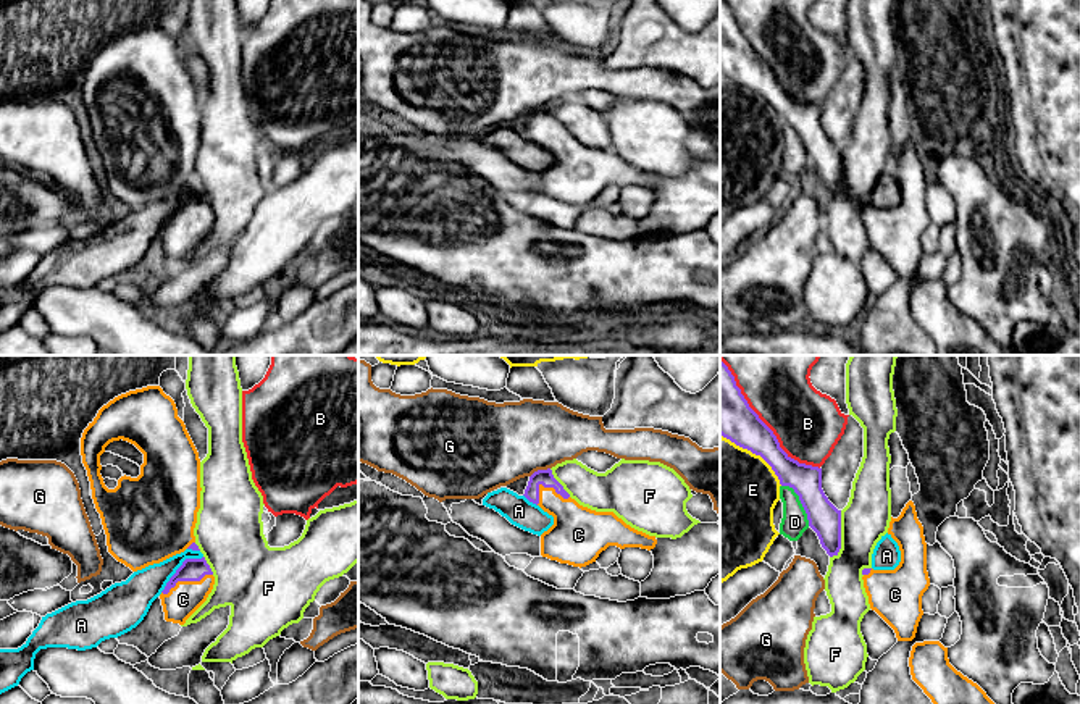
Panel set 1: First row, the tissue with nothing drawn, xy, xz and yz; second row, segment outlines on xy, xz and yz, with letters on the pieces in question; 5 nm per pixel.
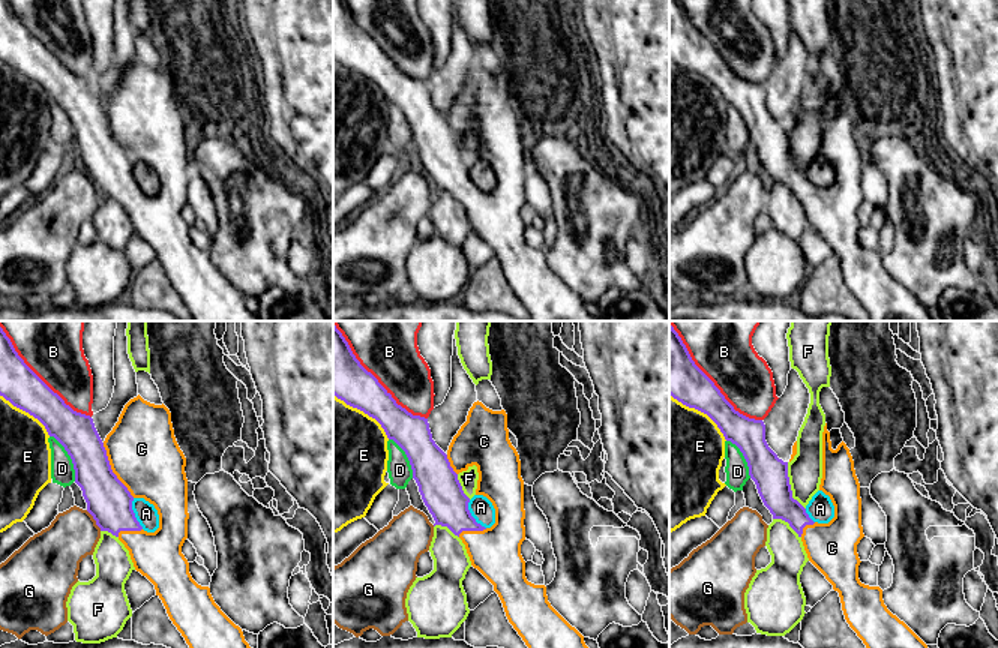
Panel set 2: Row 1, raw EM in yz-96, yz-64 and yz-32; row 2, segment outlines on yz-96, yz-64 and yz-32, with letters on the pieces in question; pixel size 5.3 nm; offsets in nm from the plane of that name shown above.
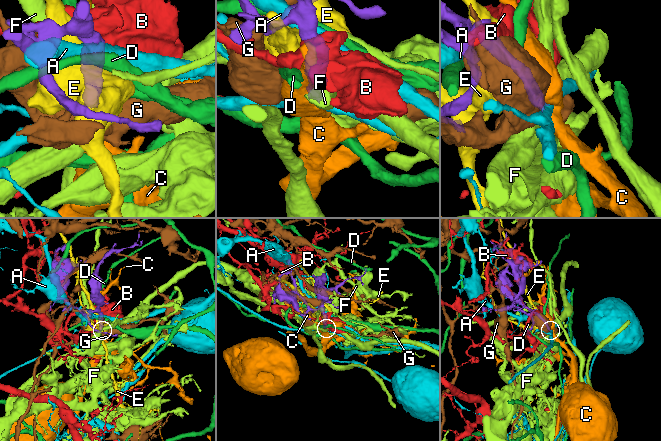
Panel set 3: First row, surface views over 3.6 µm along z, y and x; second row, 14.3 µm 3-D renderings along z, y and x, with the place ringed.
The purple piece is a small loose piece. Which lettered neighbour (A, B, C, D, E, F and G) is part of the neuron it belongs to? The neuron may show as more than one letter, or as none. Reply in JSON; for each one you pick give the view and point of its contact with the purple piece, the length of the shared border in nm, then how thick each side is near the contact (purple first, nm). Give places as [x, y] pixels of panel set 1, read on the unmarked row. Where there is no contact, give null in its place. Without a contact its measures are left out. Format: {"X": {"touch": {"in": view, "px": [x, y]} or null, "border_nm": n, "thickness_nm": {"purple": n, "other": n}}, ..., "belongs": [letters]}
{"C": {"touch": {"in": "xy", "px": [186, 218]}, "border_nm": 280, "thickness_nm": {"purple": 110, "other": 160}}, "belongs": ["C"]}

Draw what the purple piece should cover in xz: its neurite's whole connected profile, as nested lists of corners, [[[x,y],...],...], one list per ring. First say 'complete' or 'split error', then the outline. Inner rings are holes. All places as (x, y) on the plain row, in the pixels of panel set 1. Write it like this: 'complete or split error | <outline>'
split error | [[[550,107],[534,110],[523,134],[554,155],[554,163],[541,173],[541,194],[550,199],[581,207],[609,184],[651,189],[657,182],[655,174],[631,166],[613,150],[580,144]]]

